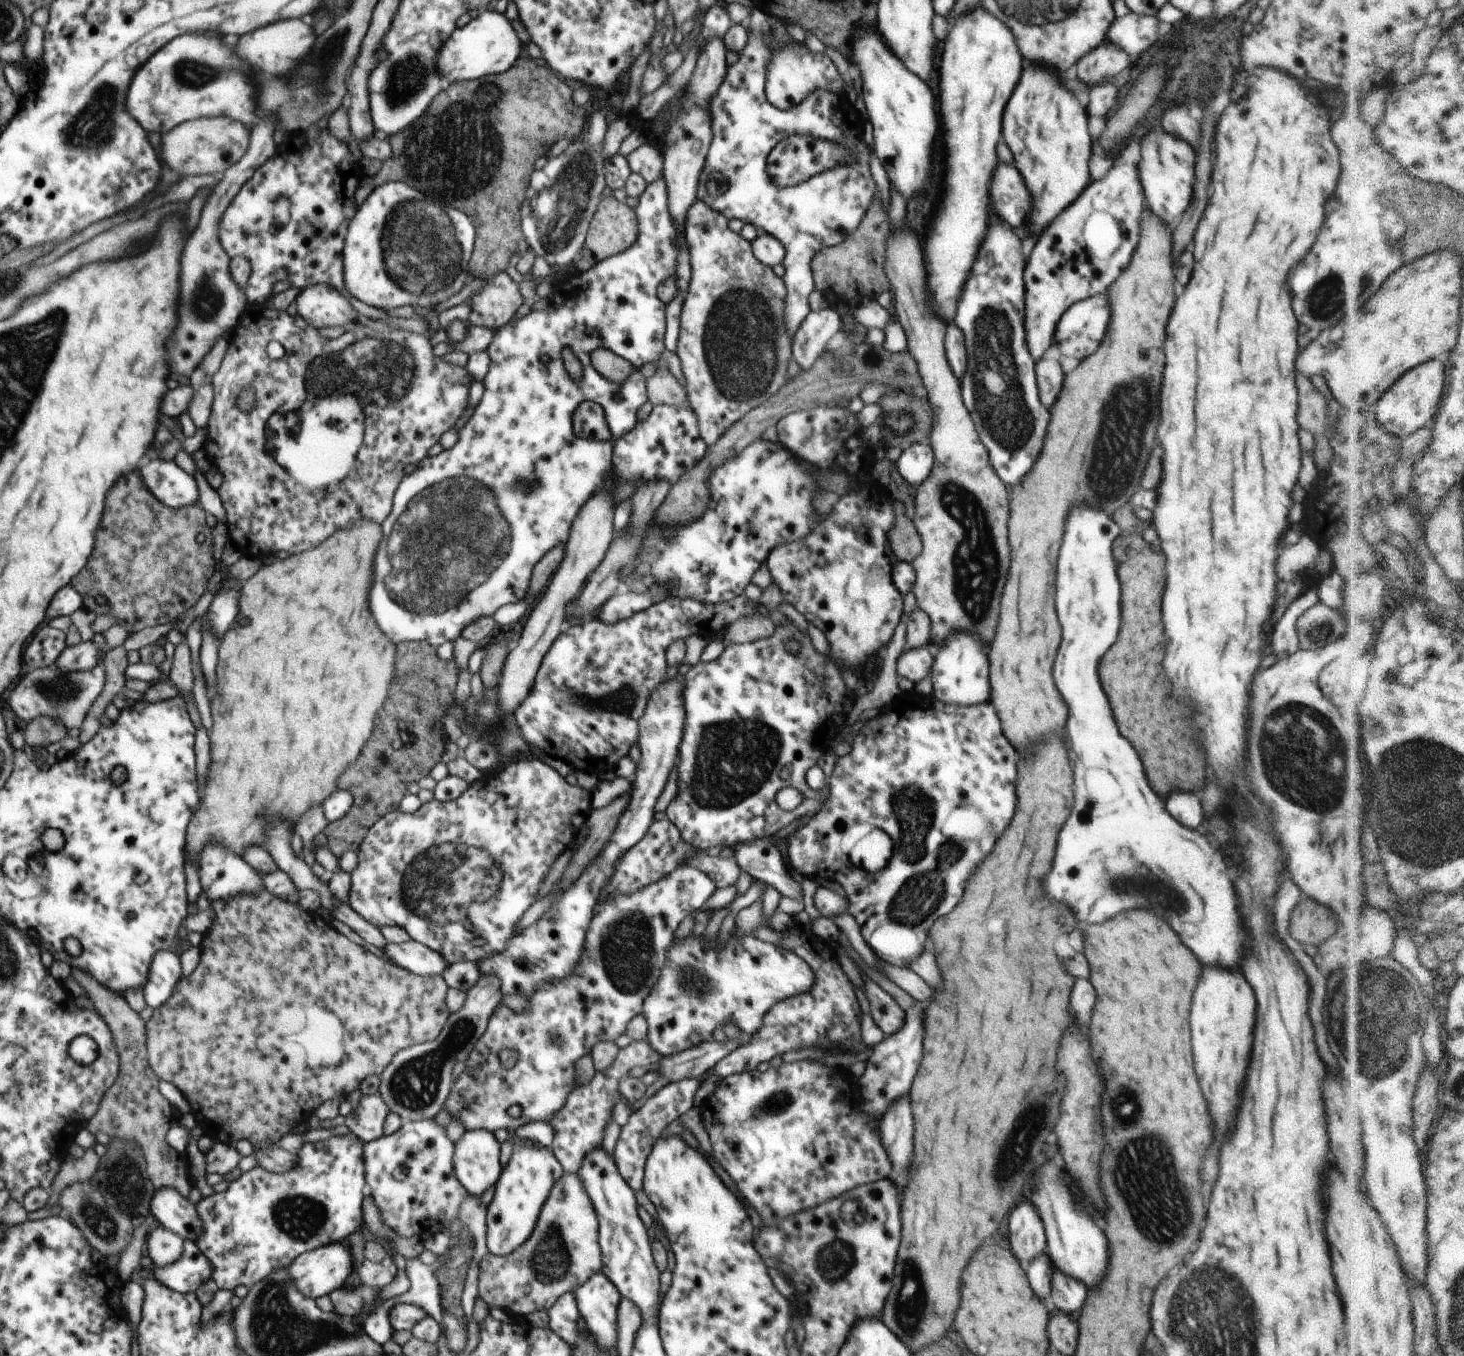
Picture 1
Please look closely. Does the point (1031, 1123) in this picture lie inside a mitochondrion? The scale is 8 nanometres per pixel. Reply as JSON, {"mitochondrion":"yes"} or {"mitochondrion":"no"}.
{"mitochondrion":"yes"}

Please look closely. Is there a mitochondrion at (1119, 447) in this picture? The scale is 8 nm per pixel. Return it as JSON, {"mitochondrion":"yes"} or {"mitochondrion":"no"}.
{"mitochondrion":"yes"}

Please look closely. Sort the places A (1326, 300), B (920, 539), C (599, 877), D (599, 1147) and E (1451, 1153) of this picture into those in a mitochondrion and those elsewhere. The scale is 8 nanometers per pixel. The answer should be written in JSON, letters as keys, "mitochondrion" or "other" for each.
{"A":"mitochondrion","B":"other","C":"other","D":"other","E":"other"}

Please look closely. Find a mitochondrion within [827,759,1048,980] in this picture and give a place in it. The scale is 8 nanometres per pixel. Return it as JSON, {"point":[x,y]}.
{"point":[921,898]}

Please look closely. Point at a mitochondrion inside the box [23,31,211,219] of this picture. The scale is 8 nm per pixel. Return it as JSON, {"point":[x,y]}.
{"point":[94,128]}

